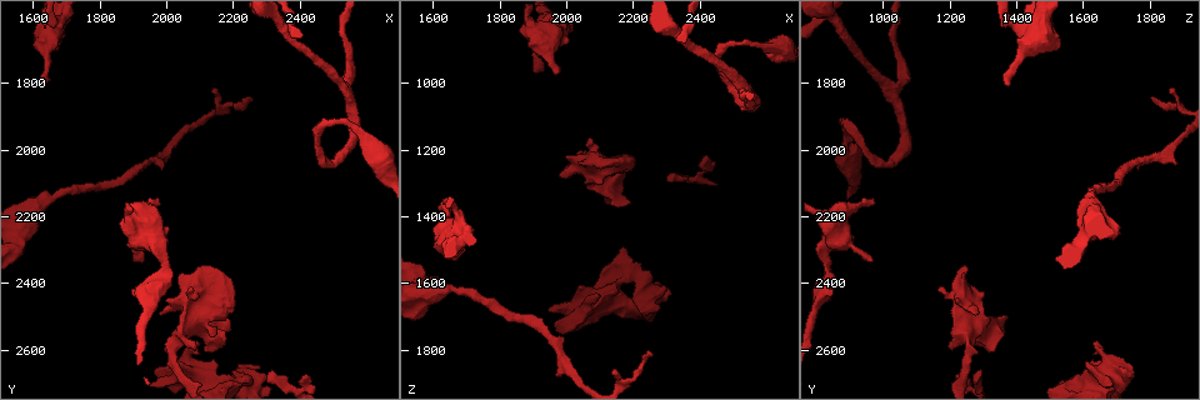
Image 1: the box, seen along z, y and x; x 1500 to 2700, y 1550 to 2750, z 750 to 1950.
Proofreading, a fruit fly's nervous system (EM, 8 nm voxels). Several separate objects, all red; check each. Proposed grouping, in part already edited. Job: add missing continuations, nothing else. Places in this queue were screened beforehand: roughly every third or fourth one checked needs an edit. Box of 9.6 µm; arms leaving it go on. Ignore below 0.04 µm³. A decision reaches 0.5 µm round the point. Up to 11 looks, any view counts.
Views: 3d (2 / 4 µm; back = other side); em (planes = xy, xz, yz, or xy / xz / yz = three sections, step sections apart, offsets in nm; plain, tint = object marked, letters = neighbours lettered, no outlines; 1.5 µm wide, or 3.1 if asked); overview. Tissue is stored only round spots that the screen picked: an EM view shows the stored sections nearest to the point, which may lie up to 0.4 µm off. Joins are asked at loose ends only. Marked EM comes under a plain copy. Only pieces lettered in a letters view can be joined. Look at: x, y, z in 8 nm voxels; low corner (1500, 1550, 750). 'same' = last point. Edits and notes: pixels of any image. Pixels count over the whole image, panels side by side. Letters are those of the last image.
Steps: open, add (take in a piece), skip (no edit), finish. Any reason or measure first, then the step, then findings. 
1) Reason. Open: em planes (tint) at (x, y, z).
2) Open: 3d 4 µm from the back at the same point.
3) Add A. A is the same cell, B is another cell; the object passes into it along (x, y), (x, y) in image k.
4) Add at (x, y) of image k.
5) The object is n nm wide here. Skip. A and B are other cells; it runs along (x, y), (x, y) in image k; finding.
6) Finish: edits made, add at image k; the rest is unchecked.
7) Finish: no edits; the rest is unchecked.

Open: em xz step 4 (tint) at (1620, 1800, 1380).

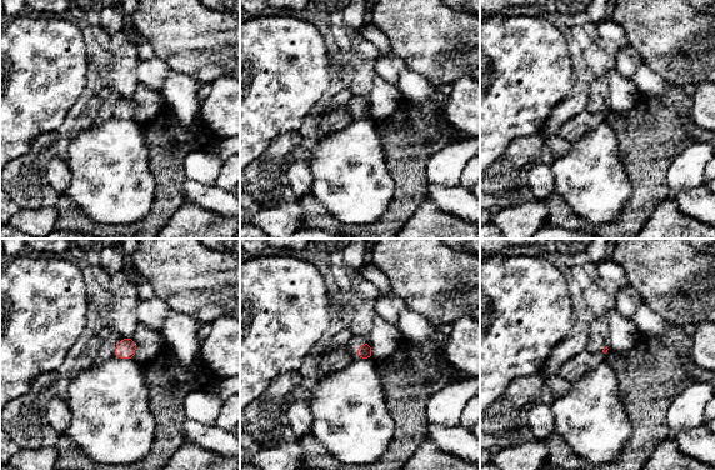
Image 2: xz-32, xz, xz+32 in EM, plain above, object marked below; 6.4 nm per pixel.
Open: em planes (tint) at the same point.

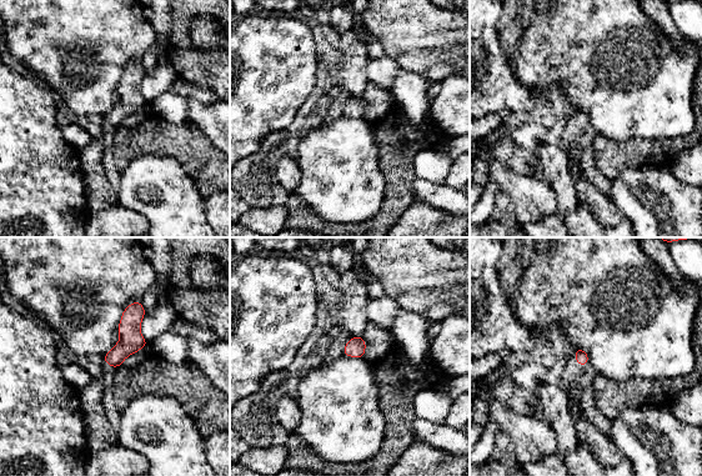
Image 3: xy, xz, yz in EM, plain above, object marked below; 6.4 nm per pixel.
Open: em planes (letters) at the same point.

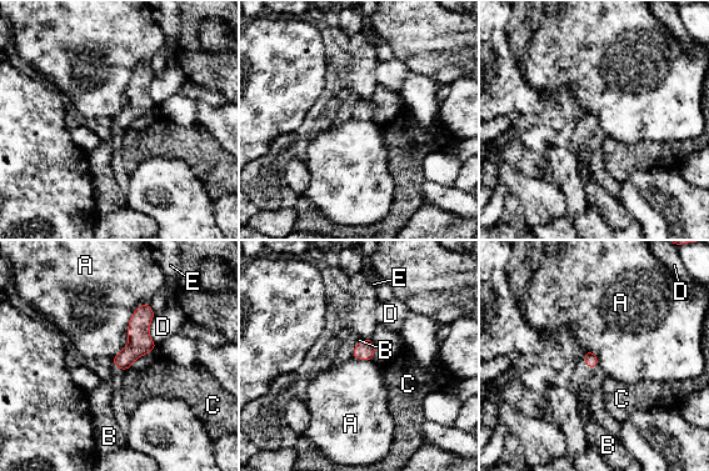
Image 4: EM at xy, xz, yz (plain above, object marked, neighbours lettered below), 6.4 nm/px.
The longest contact is with A, 440 nm. Add B. B is the same cell, A, C, D and E are other cells; it goes on there.

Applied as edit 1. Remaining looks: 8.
Branch stops here. Open: 3d 4 µm at (1980, 2490, 1280).

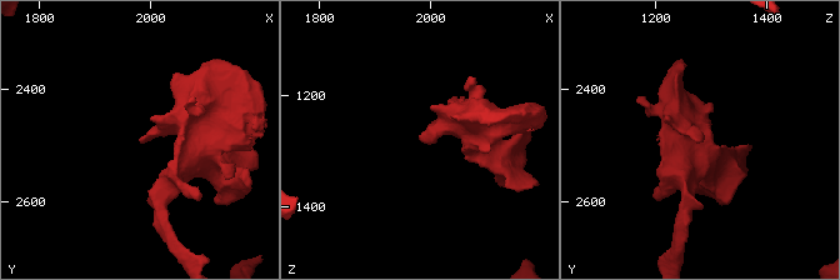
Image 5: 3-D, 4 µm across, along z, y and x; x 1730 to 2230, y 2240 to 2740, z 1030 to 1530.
Open: em planes (tint) at (1980, 2500, 1280).

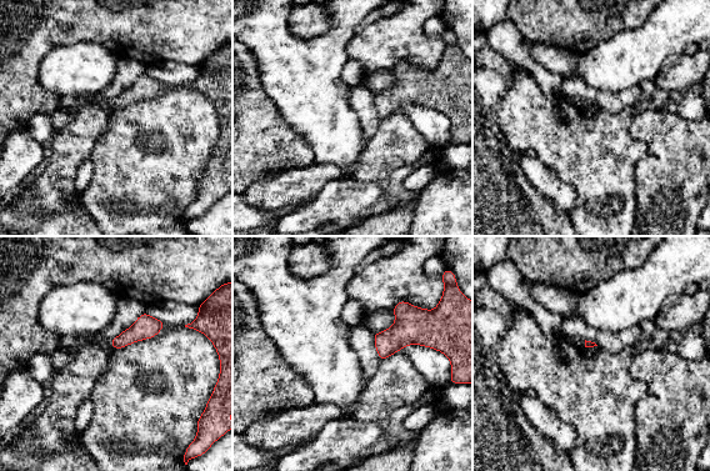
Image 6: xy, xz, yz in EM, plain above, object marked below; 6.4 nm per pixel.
Open: em planes (letters) at the same point.

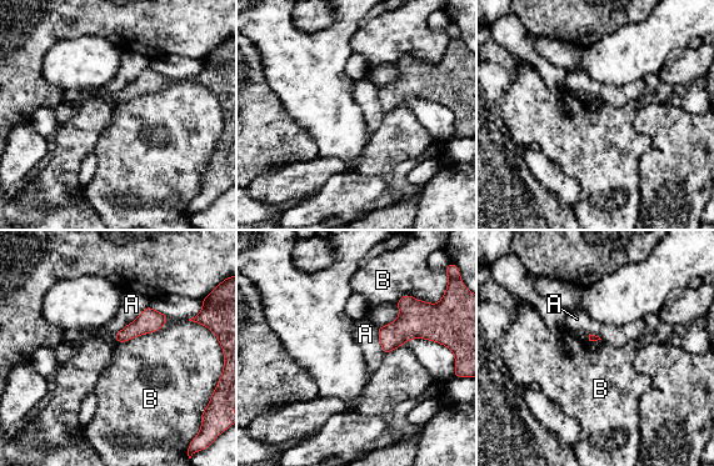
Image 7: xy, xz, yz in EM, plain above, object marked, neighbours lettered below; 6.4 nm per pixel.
Skip. A and B are other cells; a border runs along (169, 317), (155, 331), (116, 342) in image 7; no lettered piece goes on from it.

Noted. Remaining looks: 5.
An open end. Open: em planes (letters) at (1920, 2330, 960).

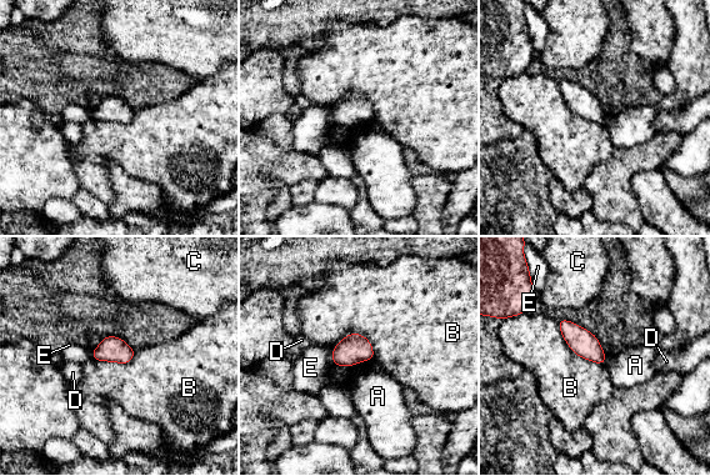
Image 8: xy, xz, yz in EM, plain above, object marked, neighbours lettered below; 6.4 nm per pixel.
The longest contact is with B, 420 nm. Skip. A, B, C, D and E are other cells; no lettered piece goes on from it.

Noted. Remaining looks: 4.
Tapers out. Open: 3d 4 µm at (2260, 1850, 1810).

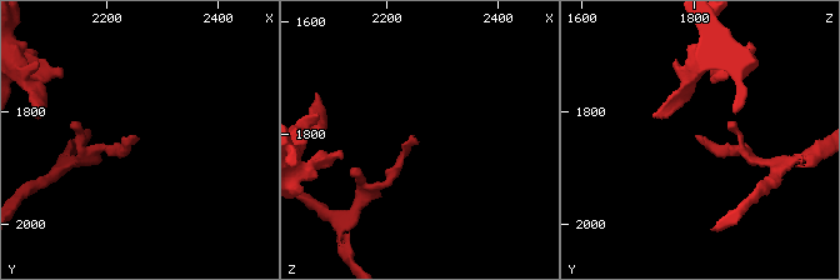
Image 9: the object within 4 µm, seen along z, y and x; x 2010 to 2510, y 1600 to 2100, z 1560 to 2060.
Shape alone is not enough. Open: em planes (letters) at (2260, 1845, 1820).

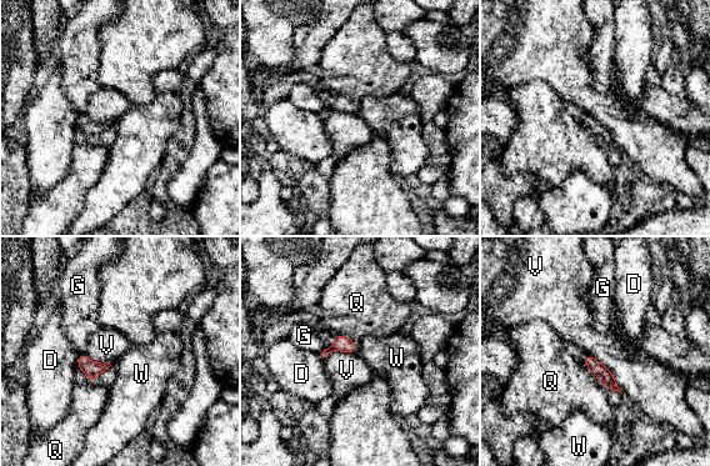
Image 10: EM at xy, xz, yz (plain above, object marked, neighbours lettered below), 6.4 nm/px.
The longest contact is with V, 340 nm. Skip. D, G, Q, V and W are other cells; none of them fits.

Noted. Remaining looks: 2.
Finish: edits made, add at image 4; the rest is unchecked.

